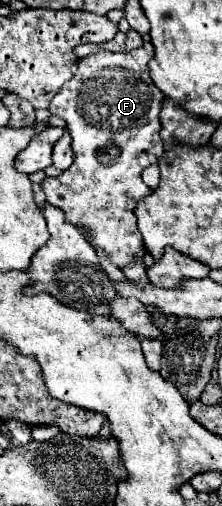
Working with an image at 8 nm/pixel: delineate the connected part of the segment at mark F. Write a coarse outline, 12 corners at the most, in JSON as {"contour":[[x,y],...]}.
{"contour":[[154,47],[100,51],[54,95],[74,163],[42,189],[114,265],[164,153]]}

